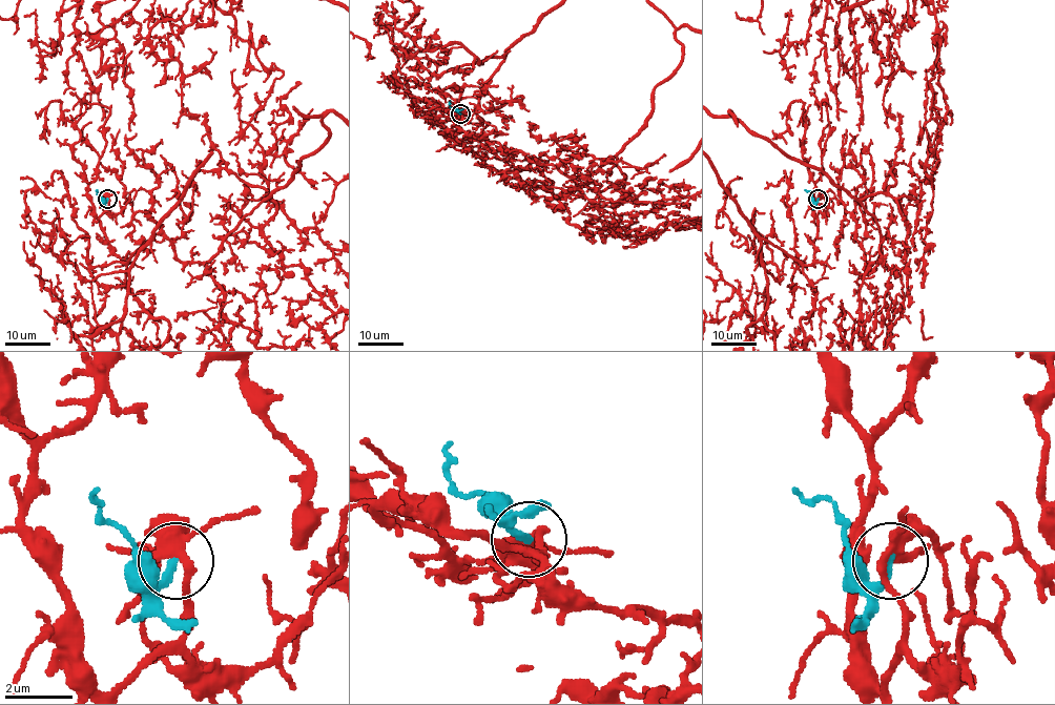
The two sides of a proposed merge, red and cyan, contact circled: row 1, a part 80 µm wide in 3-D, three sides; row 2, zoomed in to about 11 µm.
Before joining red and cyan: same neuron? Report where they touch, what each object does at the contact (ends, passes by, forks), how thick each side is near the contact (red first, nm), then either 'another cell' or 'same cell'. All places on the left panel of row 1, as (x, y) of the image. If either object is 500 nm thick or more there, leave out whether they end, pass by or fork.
at (107, 199); red forks there; cyan ends there; 340 nm thick on the red side, 240 nm on the other; another cell

